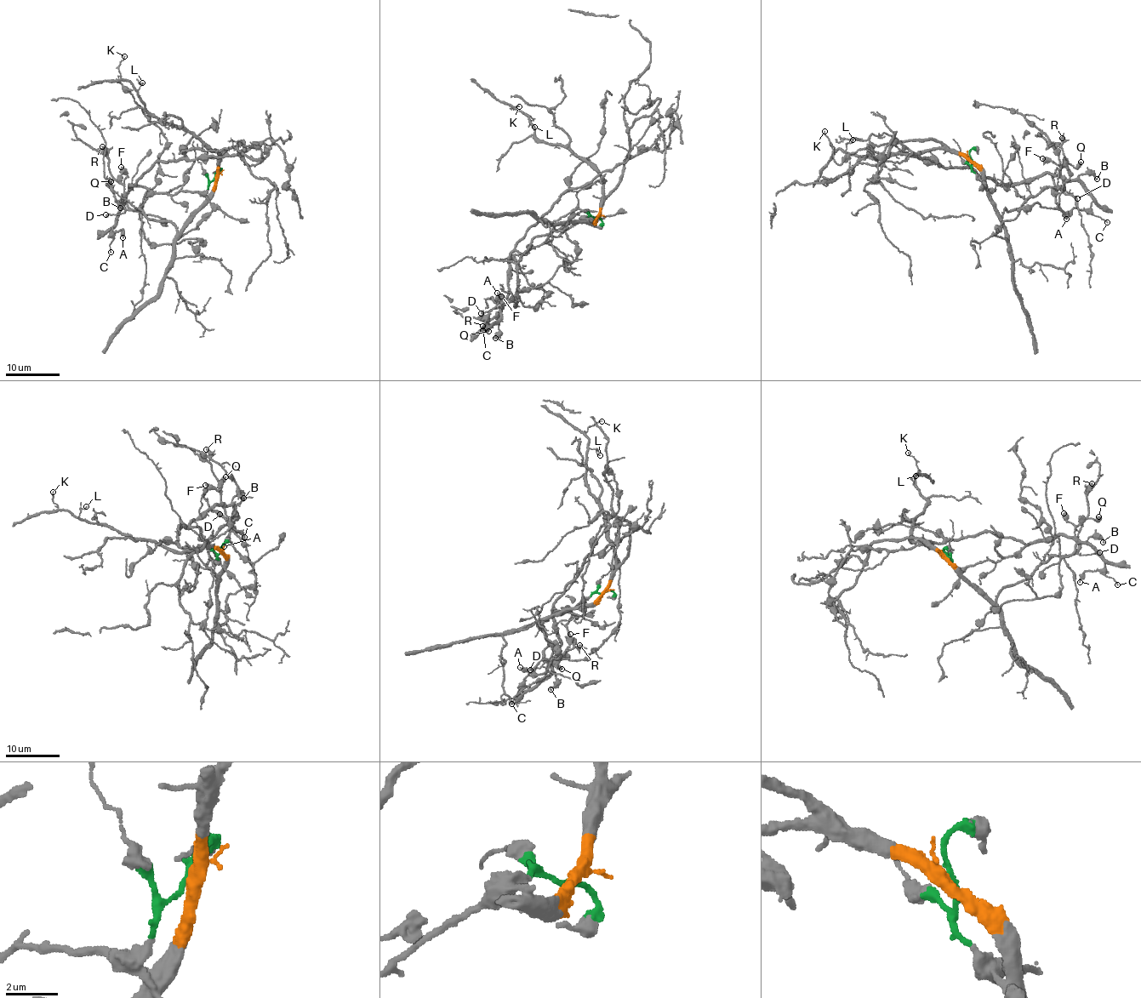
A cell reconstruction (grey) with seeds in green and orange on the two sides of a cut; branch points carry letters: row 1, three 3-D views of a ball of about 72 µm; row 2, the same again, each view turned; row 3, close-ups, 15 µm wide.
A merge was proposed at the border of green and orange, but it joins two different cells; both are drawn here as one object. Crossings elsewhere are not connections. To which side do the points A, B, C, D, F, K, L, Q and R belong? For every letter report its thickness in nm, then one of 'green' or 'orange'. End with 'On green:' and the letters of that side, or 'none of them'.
A: 170 nm | green
B: 180 nm | green
C: 110 nm | green
D: 170 nm | orange
F: 360 nm | green
K: 110 nm | orange
L: 90 nm | orange
Q: 500 nm | green
R: 360 nm | green
On green: A, B, C, F, Q, R

